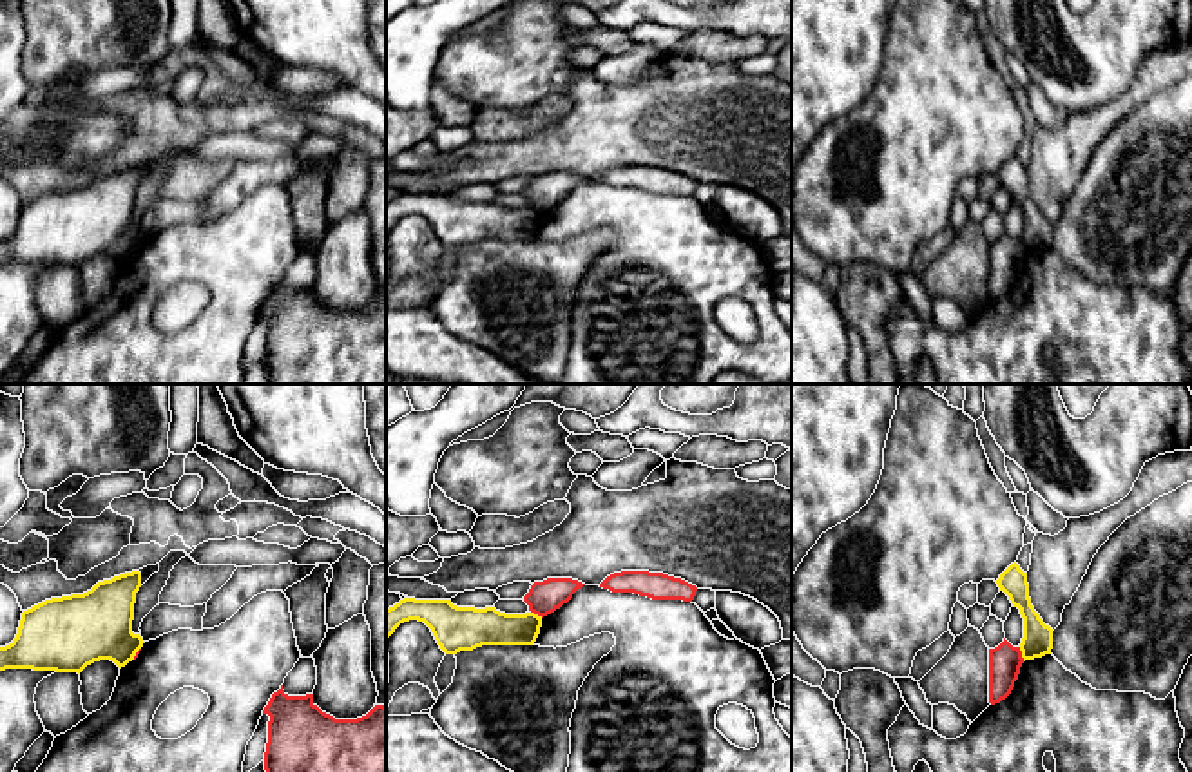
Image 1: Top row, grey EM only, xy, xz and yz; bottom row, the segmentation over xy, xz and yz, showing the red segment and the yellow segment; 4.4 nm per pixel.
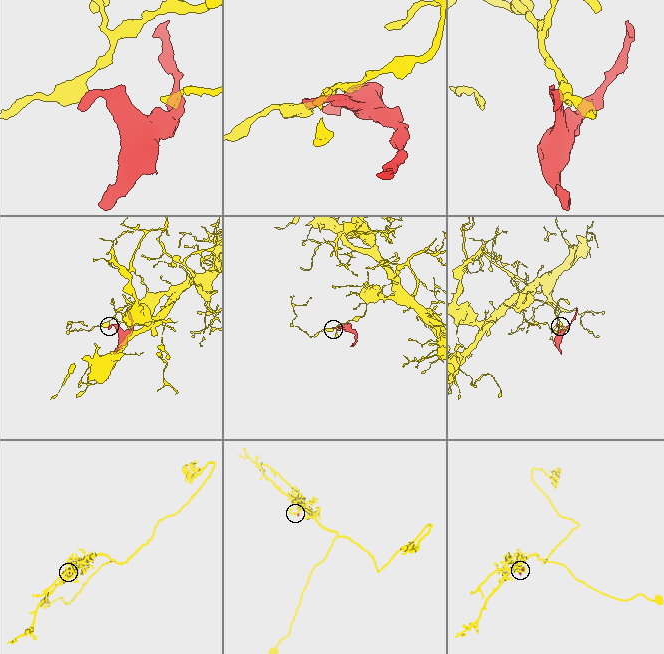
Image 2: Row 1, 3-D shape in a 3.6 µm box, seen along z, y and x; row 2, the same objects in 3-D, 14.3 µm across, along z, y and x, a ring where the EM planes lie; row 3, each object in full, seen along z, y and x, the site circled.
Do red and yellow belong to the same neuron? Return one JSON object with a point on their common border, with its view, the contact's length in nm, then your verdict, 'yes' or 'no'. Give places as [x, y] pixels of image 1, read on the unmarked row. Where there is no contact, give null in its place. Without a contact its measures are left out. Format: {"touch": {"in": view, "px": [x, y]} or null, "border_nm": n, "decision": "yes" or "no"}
{"touch": {"in": "yz", "px": [1020, 249]}, "border_nm": 70, "decision": "no"}

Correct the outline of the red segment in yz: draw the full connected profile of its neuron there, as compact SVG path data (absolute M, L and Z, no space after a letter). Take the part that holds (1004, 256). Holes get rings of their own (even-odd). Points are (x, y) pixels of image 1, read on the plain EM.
M1005 232L989 243L989 297L1005 294L1018 274L1024 257L1020 241L1013 241Z

